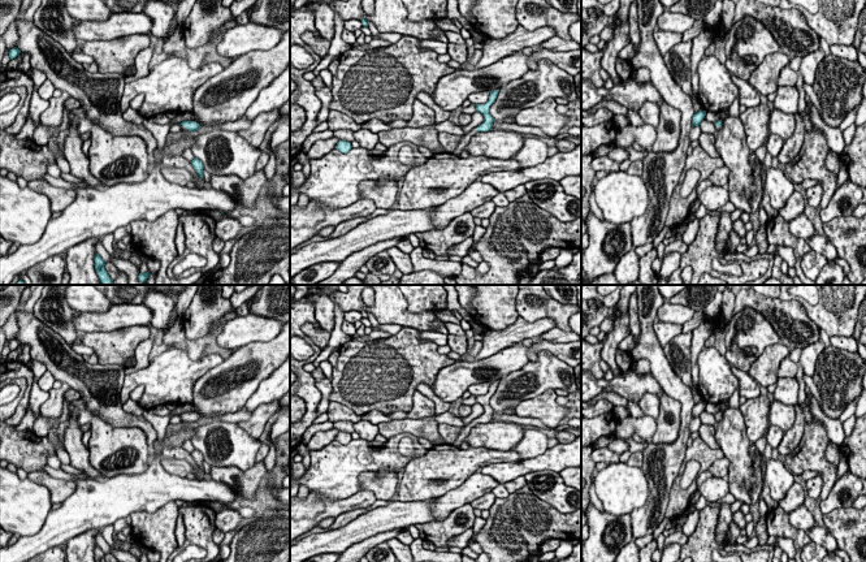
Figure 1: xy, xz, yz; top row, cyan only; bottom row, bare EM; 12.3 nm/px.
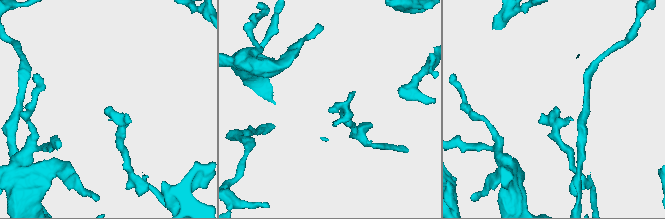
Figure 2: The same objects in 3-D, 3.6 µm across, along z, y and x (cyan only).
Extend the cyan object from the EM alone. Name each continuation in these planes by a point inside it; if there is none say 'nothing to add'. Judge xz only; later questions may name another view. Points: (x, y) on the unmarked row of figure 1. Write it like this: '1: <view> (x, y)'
1: xz (464, 432)

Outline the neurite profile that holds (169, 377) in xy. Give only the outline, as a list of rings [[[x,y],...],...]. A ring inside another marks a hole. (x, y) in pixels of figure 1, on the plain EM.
[[[170,347],[155,356],[146,368],[125,375],[121,403],[127,402],[139,385],[144,386],[144,392],[138,405],[144,410],[166,403],[191,403],[194,384],[222,360],[216,353],[191,360],[185,350]]]

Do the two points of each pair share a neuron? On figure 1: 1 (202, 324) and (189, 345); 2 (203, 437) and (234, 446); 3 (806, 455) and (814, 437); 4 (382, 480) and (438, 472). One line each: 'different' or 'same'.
1: different
2: same
3: same
4: different

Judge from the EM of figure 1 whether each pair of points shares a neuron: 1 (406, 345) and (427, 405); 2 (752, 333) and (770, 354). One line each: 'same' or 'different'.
1: different
2: different

